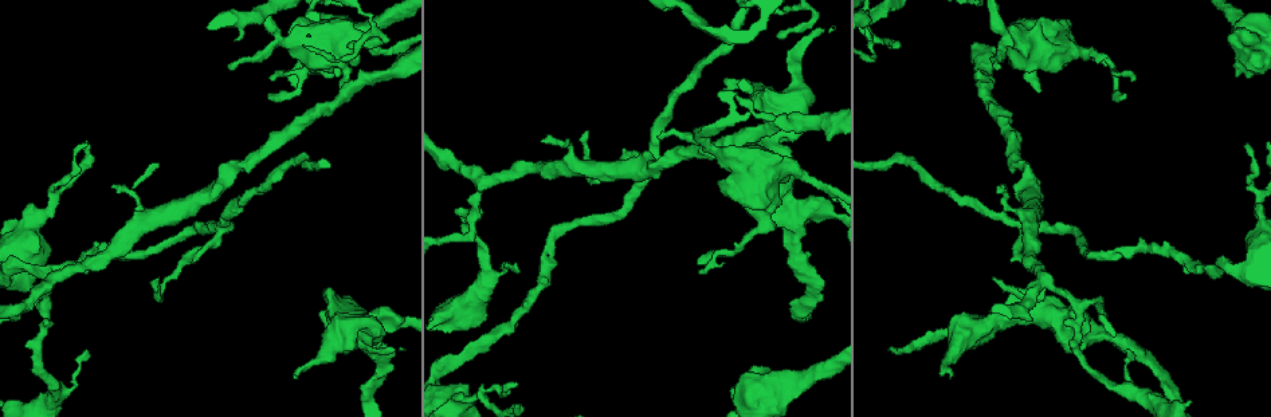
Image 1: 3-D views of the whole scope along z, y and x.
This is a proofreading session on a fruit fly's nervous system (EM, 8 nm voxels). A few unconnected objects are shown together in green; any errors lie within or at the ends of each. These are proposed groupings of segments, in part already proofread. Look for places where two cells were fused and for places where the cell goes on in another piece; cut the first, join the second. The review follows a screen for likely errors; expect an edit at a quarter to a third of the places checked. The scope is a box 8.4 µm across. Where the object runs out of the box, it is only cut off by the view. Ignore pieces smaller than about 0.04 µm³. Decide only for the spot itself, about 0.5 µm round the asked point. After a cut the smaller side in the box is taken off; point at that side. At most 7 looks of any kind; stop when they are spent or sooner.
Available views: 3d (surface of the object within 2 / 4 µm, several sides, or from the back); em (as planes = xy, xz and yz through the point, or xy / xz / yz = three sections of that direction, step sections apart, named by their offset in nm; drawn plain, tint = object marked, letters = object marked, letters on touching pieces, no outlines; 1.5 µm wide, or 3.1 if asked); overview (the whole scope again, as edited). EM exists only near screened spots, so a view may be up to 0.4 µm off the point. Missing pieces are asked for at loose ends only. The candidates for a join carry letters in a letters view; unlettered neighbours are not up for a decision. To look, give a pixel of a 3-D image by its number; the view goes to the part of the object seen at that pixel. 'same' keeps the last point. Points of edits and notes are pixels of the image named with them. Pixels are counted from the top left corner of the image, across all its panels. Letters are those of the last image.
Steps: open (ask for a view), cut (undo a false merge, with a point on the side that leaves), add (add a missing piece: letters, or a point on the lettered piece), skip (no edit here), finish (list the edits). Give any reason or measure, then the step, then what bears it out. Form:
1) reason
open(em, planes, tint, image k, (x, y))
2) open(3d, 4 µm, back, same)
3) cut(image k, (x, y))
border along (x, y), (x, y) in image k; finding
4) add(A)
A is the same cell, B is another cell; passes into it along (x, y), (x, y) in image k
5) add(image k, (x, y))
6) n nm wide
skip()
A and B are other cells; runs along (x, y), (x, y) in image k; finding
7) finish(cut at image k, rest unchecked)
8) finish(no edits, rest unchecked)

free end
open(3d, 2 µm, back, image 1, (1038, 84))

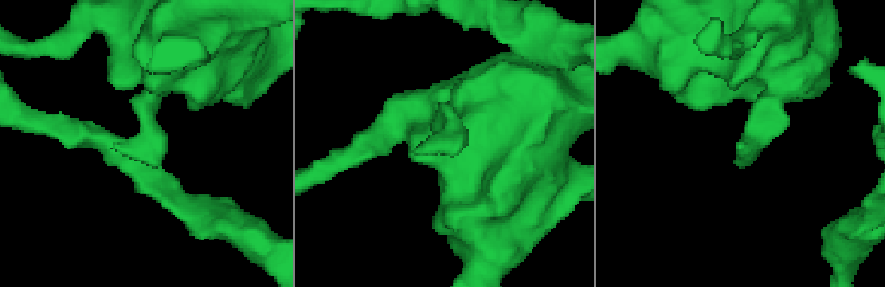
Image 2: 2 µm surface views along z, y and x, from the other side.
open(em, planes, letters, image 2, (737, 147))

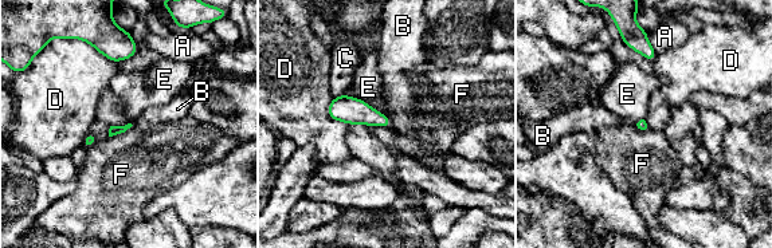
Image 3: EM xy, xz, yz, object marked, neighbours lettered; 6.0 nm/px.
skip()
A, B, C, D, E and F are other cells; border along (133, 125), (109, 137) in image 3; no lettered piece goes on from it

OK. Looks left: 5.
tapers out
open(3d, 2 µm, image 1, (698, 270))

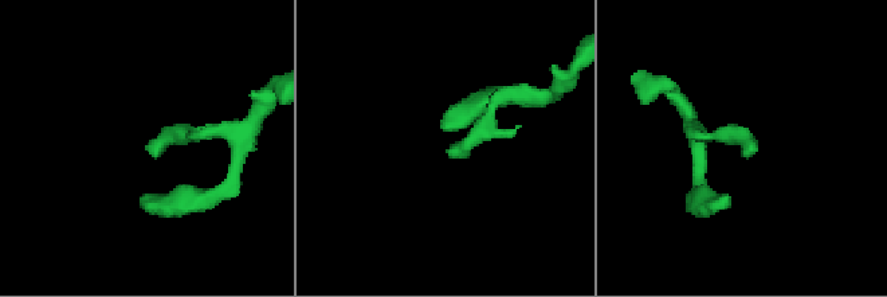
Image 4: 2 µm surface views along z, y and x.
open(em, planes, plain, image 4, (448, 150))

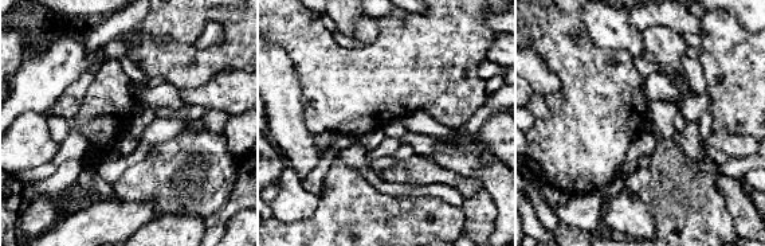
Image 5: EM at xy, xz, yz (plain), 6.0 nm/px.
open(em, planes, letters, same)

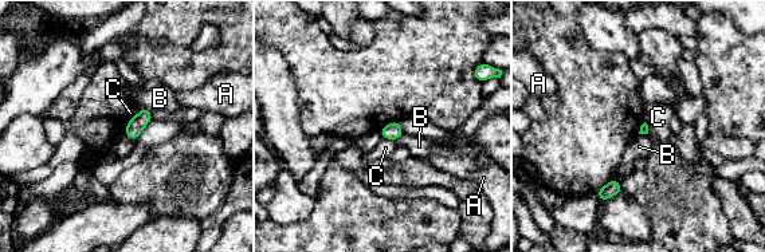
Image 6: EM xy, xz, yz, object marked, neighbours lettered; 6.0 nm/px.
skip()
A, B and C are other cells; border along (140, 107), (150, 110) in image 6; none of them fits

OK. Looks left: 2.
three-way junction
open(3d, 4 µm, image 1, (472, 218))

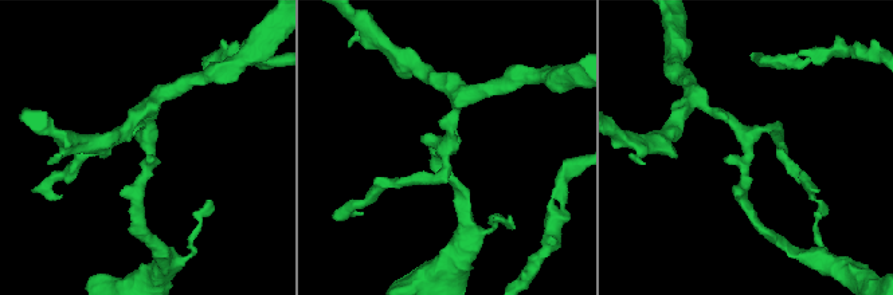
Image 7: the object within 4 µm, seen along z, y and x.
open(em, yz, step 8, letters, image 7, (147, 136))

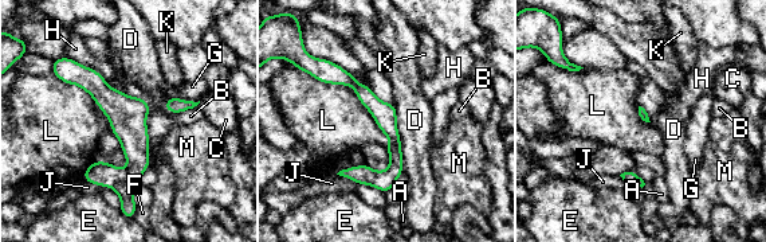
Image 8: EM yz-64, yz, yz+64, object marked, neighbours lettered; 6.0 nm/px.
skip()
A, B, C, D, E, F, G, H, J, K, L and M are other cells; runs along (73, 63), (128, 118), (124, 200) in image 8; all the same cell

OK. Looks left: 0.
finish(no edits, rest unchecked)

